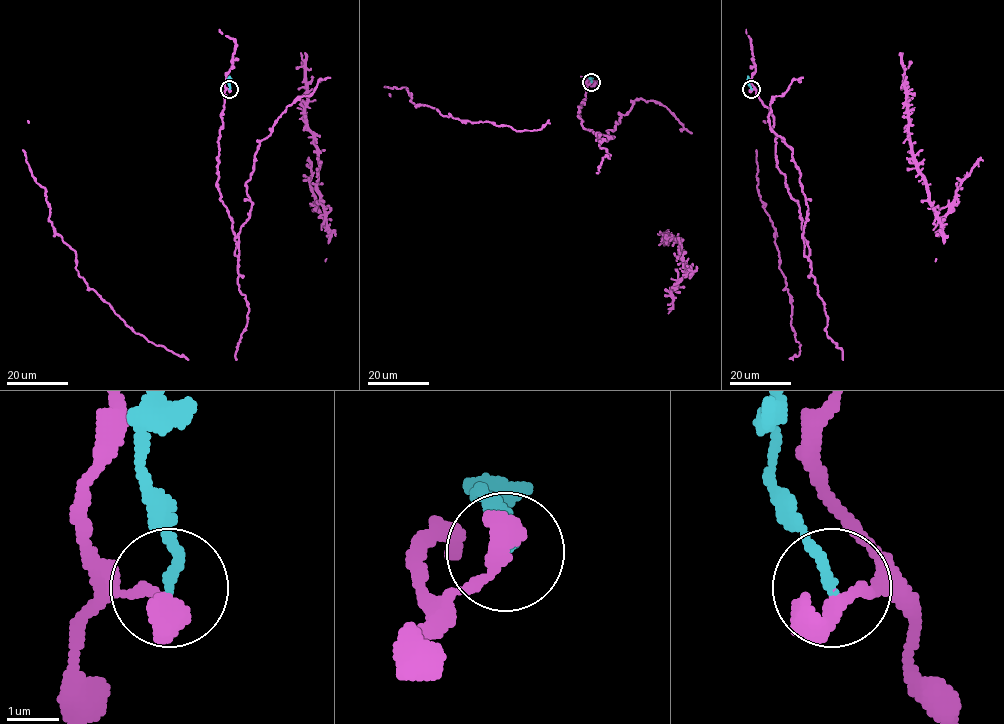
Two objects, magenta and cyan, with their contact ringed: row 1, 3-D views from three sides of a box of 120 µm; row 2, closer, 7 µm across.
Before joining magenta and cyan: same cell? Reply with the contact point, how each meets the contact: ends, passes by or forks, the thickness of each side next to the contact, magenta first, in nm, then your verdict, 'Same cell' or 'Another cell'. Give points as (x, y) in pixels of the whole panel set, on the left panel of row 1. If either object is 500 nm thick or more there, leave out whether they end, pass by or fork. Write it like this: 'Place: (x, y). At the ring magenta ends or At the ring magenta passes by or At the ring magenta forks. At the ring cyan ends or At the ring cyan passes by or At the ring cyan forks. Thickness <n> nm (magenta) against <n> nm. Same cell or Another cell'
Place: (229, 89). At the ring magenta passes by. At the ring cyan ends. Thickness 280 nm (magenta) against 200 nm. Another cell

